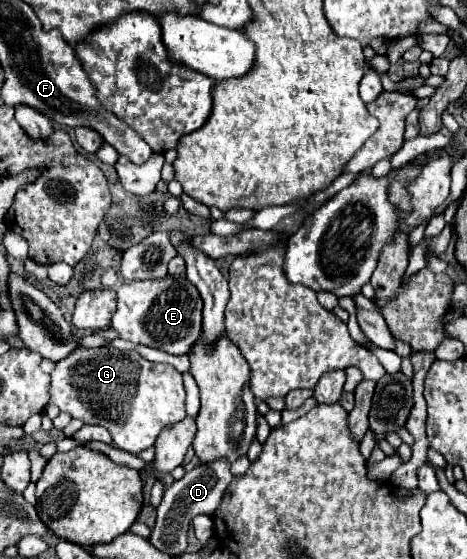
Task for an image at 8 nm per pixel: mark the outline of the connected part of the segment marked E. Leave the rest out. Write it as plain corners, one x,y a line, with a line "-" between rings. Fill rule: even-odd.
165,278
165,280
141,280
121,284
117,288
117,312
111,318
111,330
115,330
119,338
135,344
159,348
169,354
189,354
191,346
197,342
201,334
201,296
197,294
197,288
189,280

